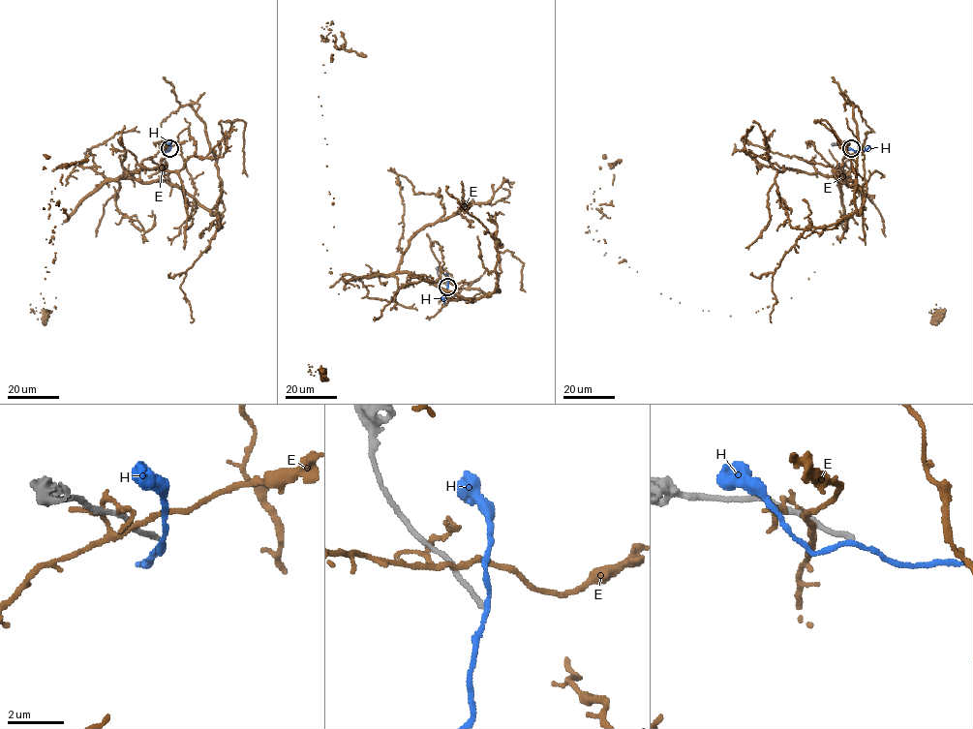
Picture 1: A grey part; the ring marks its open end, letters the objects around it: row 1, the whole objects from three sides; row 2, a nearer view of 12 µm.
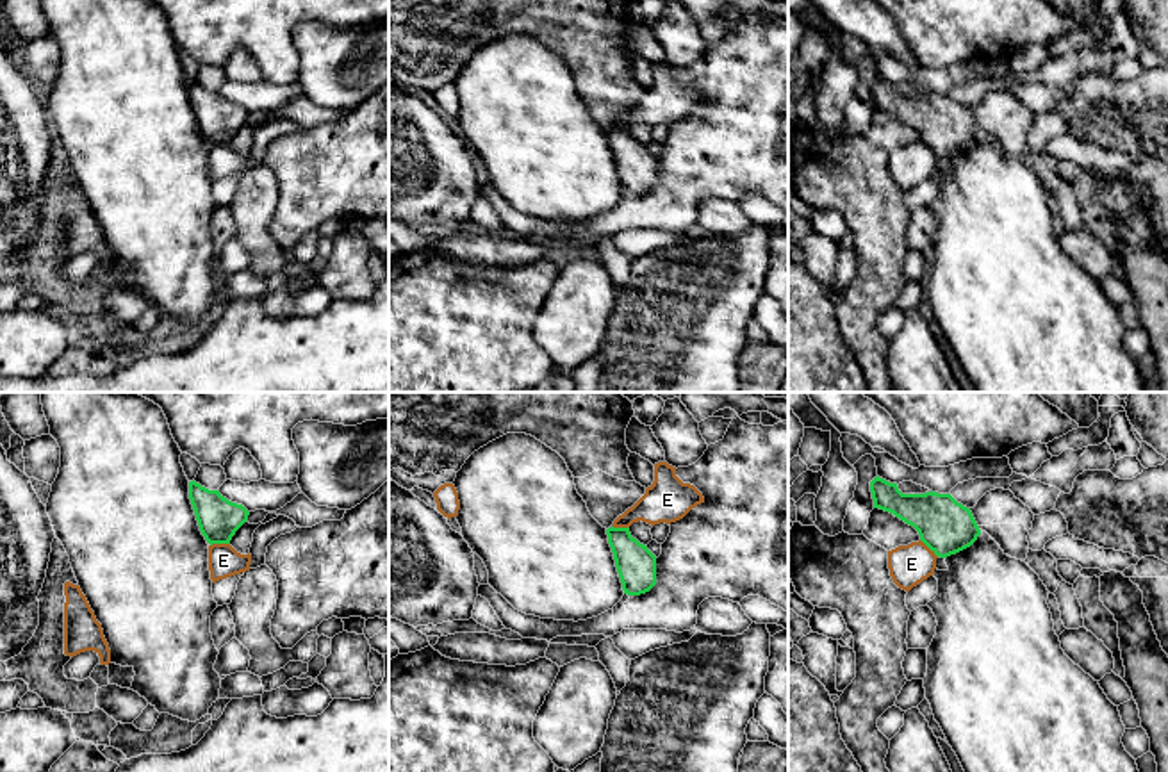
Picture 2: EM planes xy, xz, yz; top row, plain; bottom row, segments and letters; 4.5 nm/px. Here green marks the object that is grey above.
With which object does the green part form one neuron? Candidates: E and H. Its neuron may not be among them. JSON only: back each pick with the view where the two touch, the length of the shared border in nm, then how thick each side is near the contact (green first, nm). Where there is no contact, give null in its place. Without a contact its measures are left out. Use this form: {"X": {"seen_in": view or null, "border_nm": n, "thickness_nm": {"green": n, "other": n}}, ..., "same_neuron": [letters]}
{"same_neuron": []}

